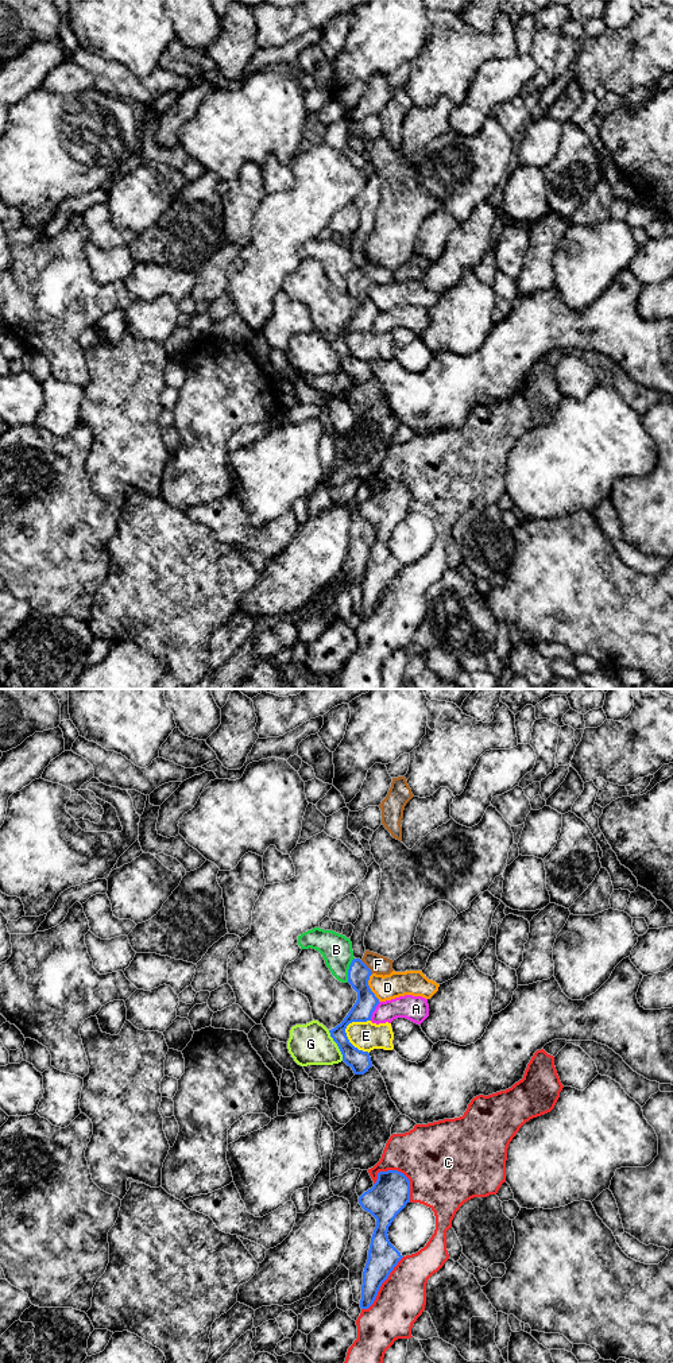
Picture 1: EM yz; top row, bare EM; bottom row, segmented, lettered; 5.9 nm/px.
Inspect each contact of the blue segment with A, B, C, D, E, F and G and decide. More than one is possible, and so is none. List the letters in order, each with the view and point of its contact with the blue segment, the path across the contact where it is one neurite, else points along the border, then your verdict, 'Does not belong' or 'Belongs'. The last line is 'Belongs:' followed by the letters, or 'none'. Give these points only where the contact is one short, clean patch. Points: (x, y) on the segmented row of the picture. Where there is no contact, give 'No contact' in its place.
A: Touches blue at yz (374, 1010). Boundary: yz (379, 1002), (370, 1019). Does not belong
B: Touches blue at yz (348, 970). Boundary: yz (354, 957), (347, 980). Does not belong
C: Touches blue at yz (403, 1174). Does not belong
D: Touches blue at yz (368, 987). Boundary: yz (371, 974), (368, 987), (379, 1001). Does not belong
E: Touches blue at yz (348, 1041). Boundary: yz (349, 1022), (345, 1029), (347, 1038), (355, 1046), (368, 1053). Does not belong
F: Touches blue at yz (367, 967). Path across: yz (359, 974), (367, 967), (378, 964). Belongs
G: Touches blue at yz (337, 1045). Boundary: yz (328, 1030), (343, 1060). Does not belong
Belongs: F

